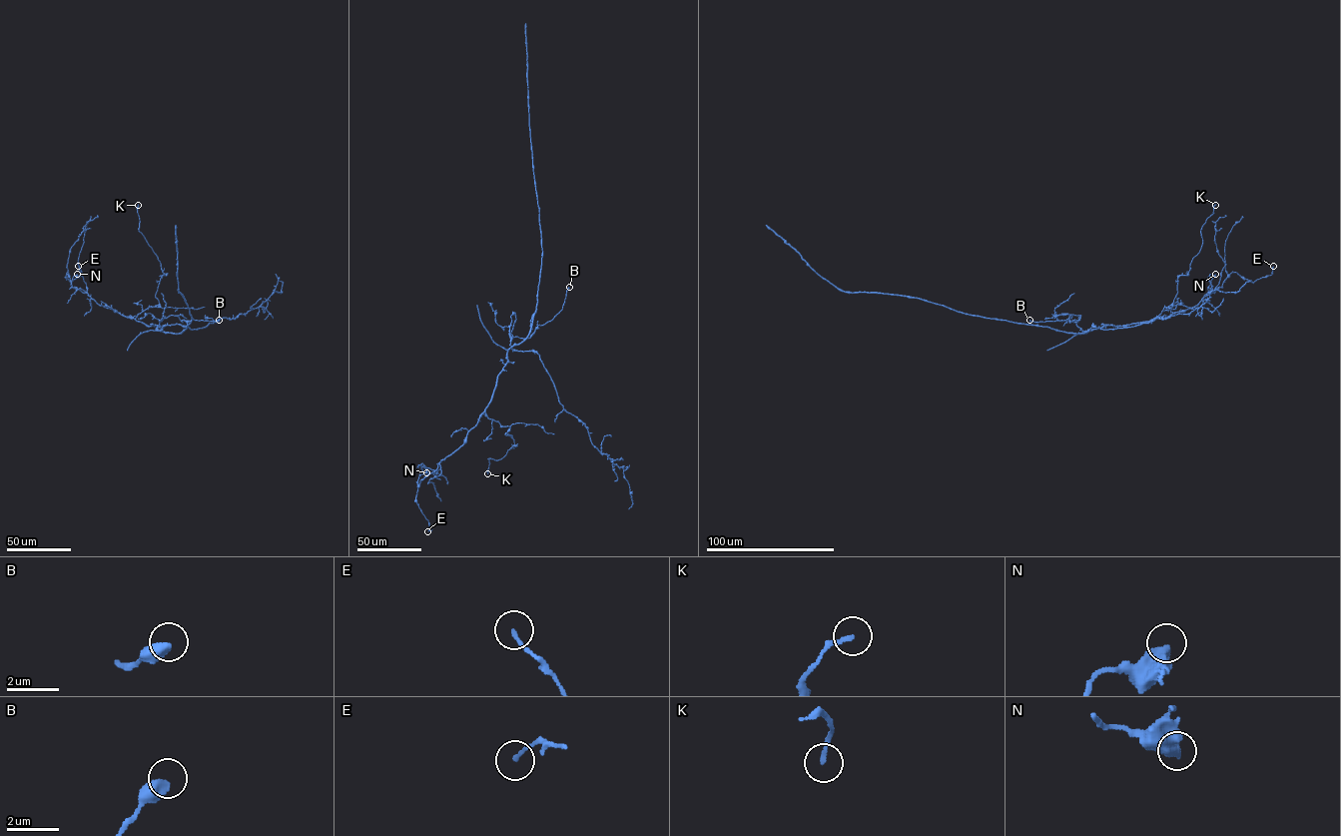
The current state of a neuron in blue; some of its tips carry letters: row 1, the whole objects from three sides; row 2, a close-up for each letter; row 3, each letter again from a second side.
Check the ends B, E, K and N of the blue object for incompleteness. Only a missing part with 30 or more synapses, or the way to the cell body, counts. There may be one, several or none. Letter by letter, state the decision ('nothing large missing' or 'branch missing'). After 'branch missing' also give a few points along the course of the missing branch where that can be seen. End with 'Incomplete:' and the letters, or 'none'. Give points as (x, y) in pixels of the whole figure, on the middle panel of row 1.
B: nothing large missing
E: nothing large missing
K: nothing large missing
N: nothing large missing
Incomplete: none

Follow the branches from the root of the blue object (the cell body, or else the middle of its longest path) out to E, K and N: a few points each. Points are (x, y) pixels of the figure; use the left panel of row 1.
E: (185, 330), (163, 332), (100, 306), (71, 286), (68, 272), (66, 278), (71, 282), (79, 277), (78, 266)
K: (185, 330), (164, 332), (135, 320), (148, 308), (160, 307), (155, 294), (165, 275), (139, 231), (138, 205)
N: (185, 330), (180, 333), (163, 332), (156, 325), (147, 326), (100, 306), (84, 291), (72, 287), (77, 274)

